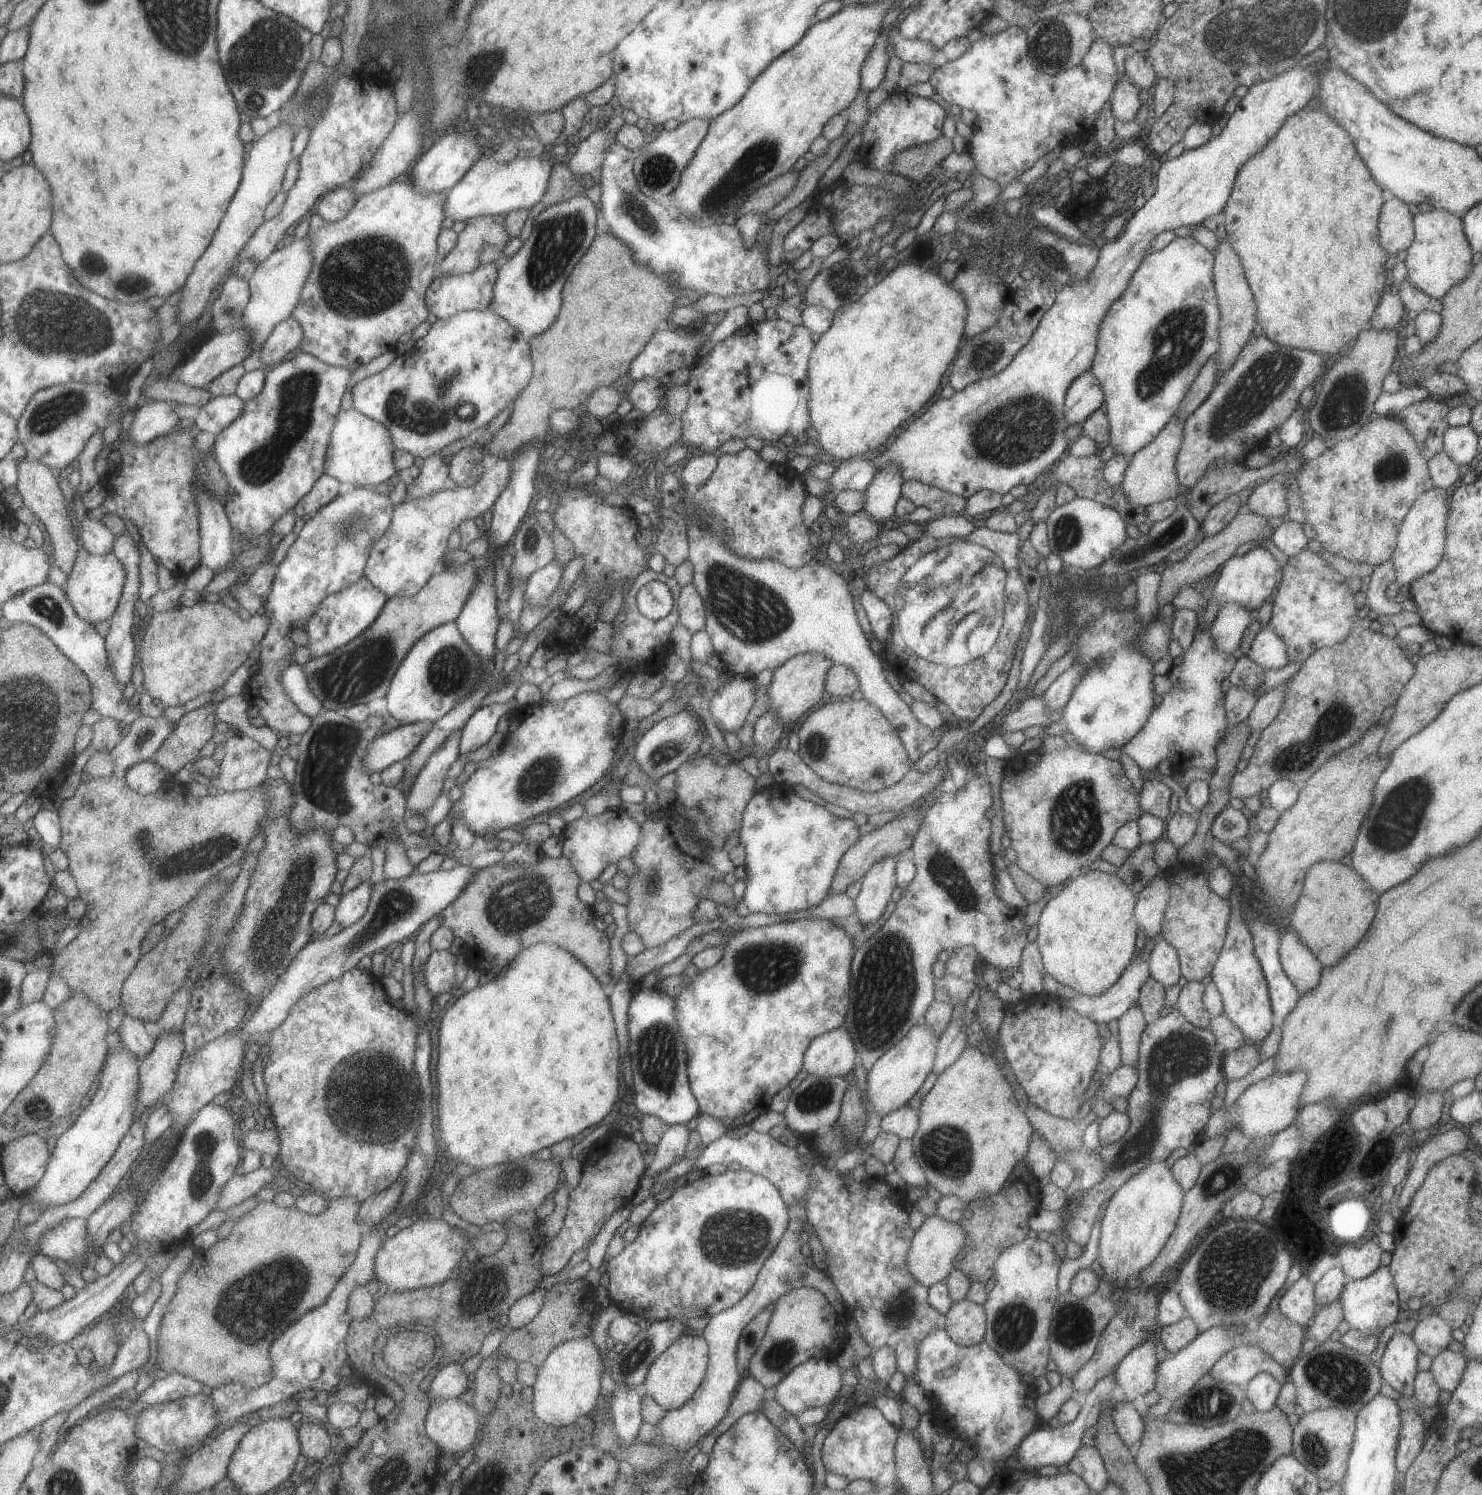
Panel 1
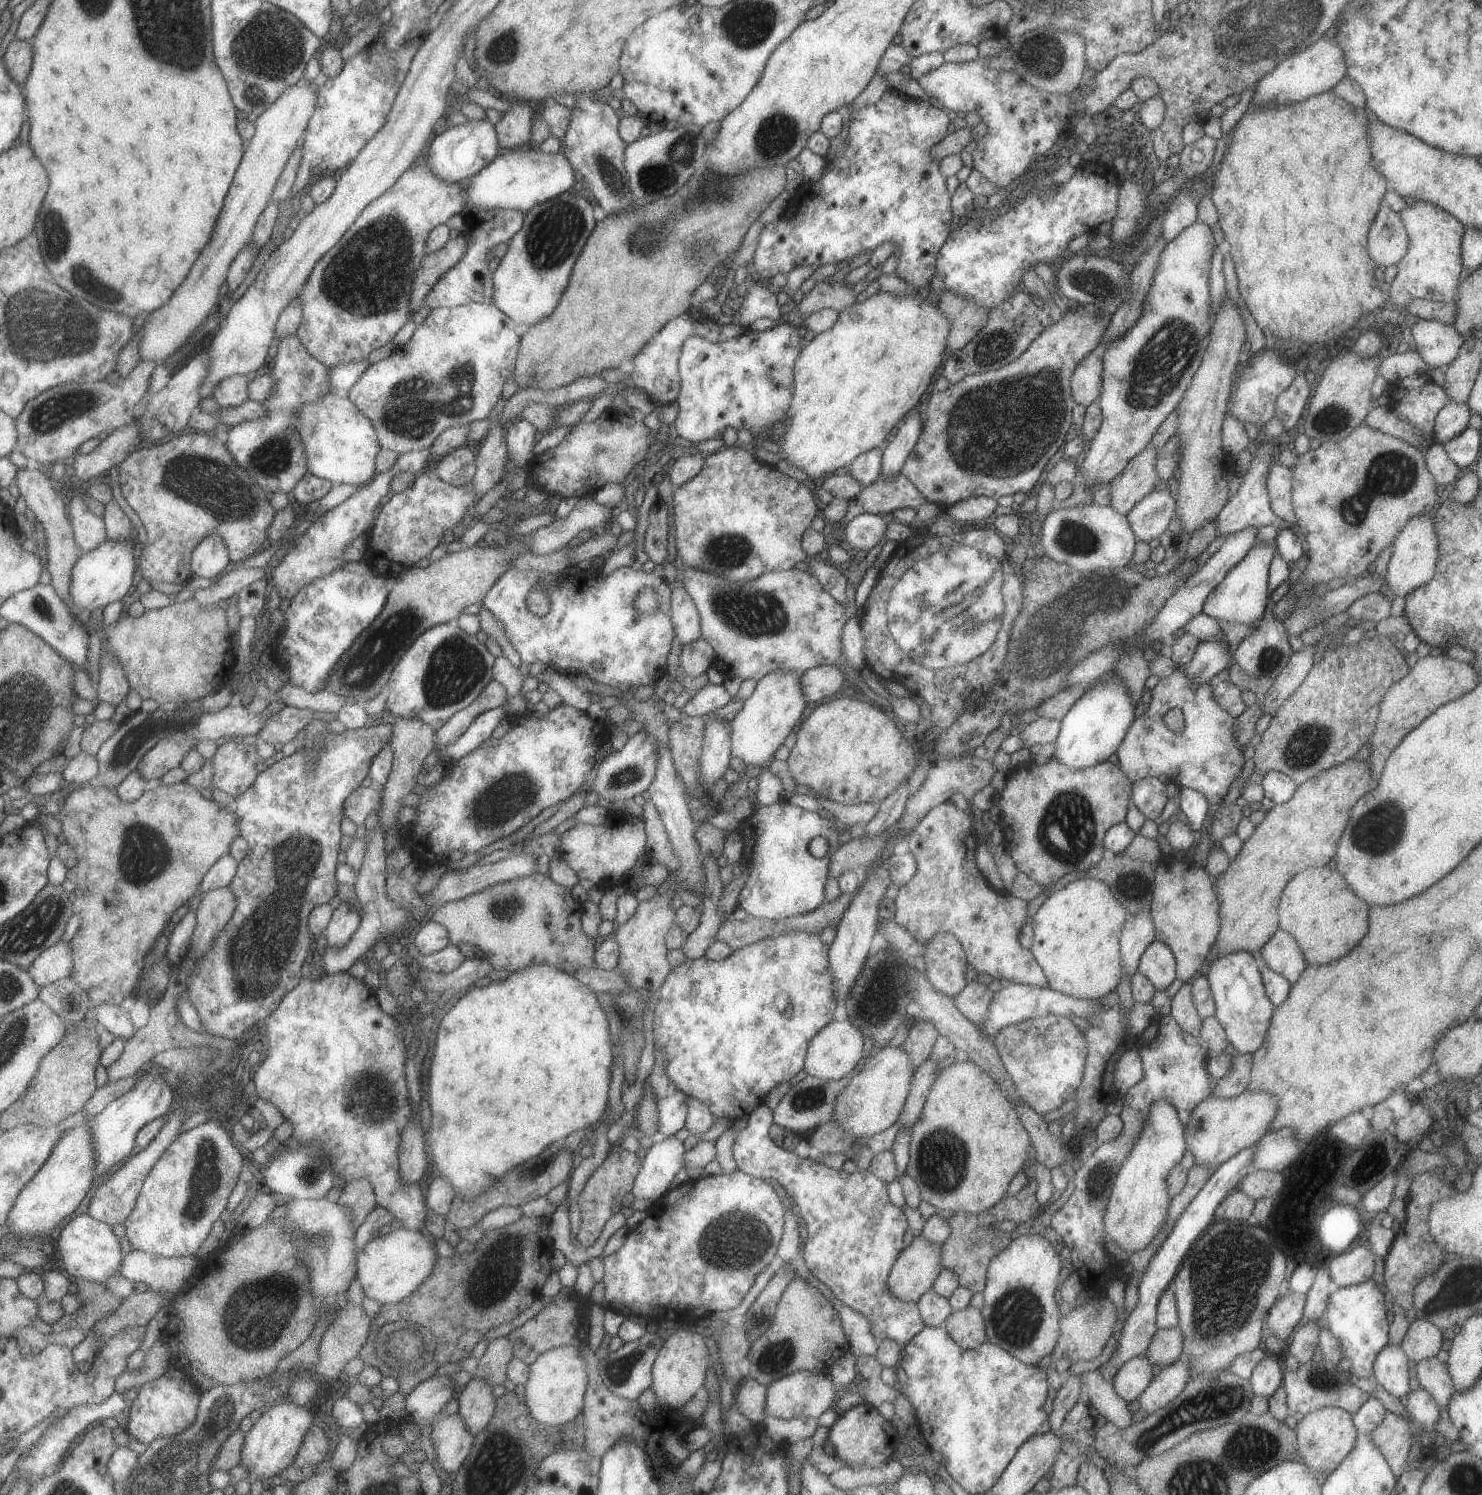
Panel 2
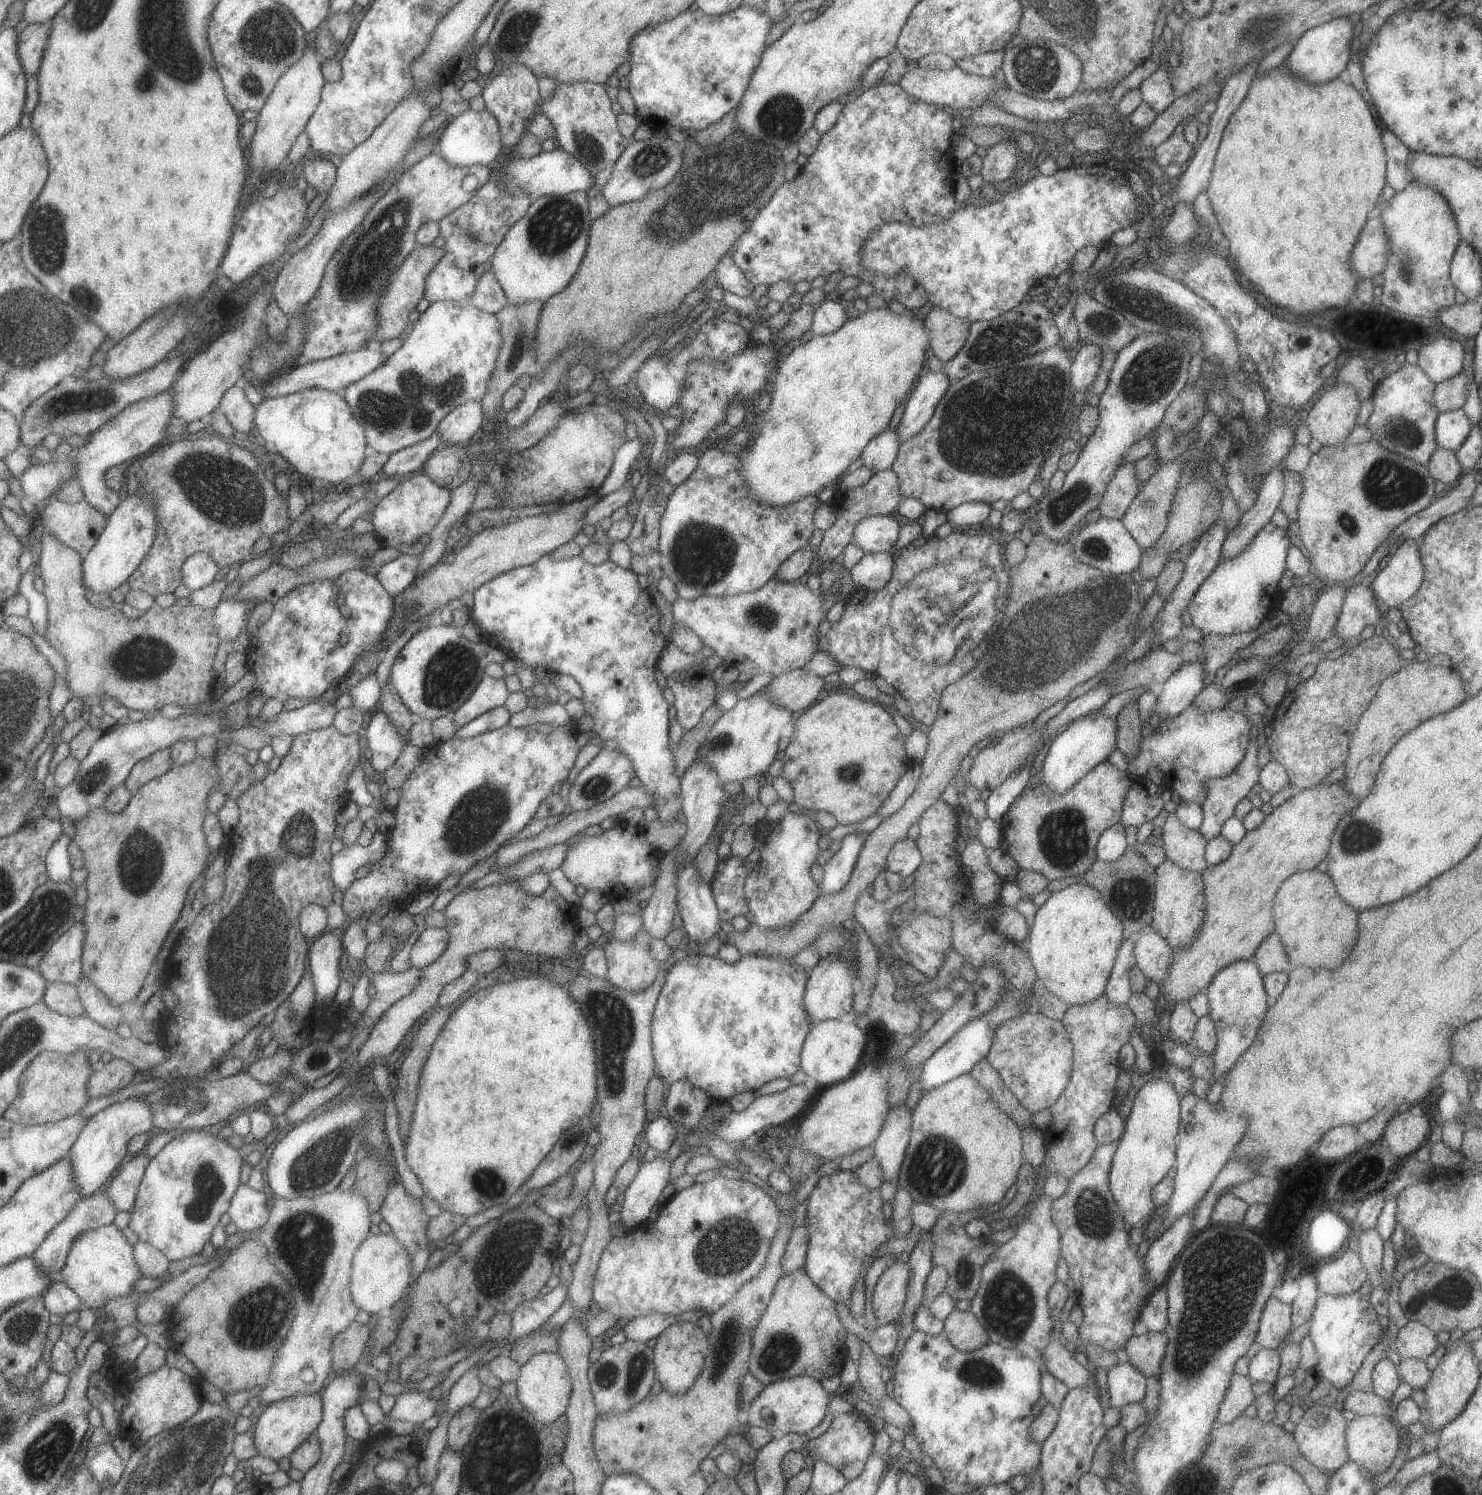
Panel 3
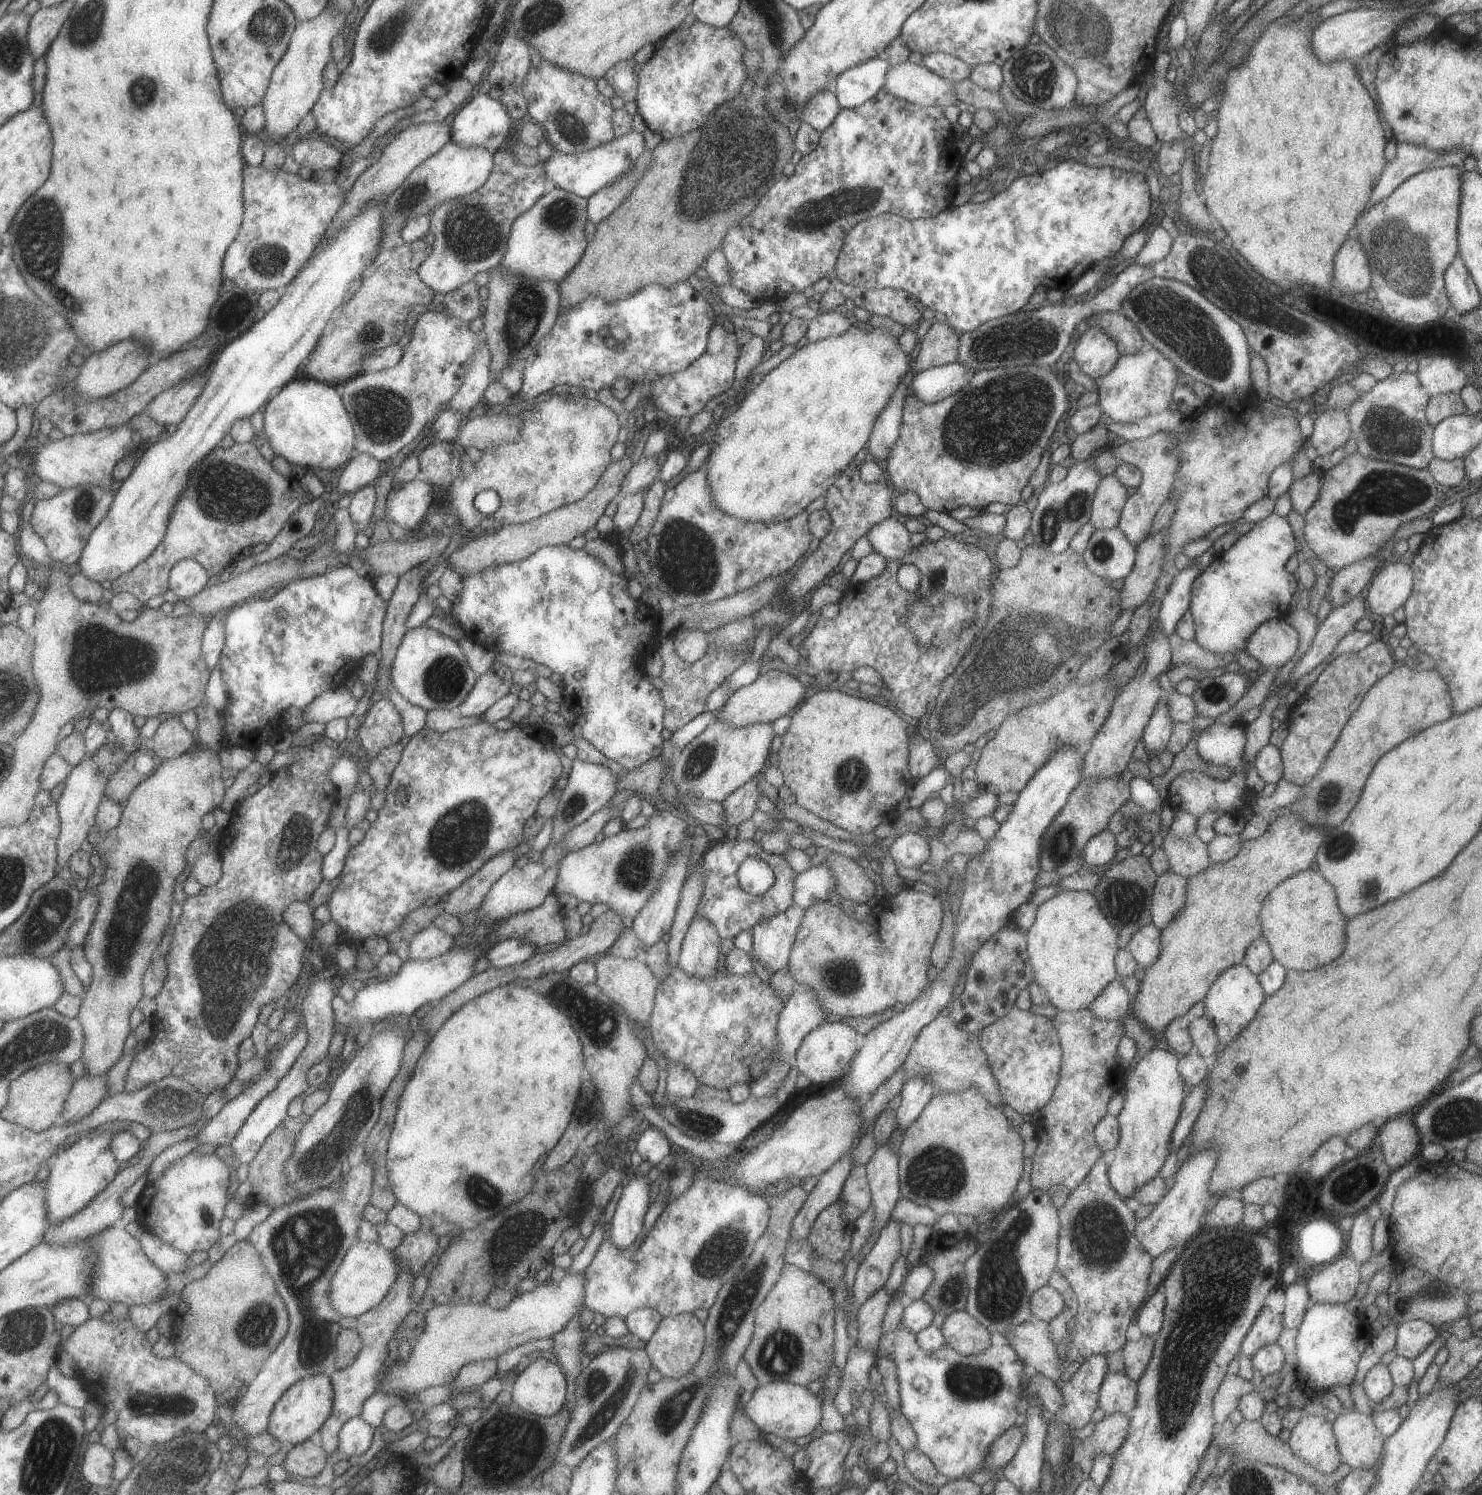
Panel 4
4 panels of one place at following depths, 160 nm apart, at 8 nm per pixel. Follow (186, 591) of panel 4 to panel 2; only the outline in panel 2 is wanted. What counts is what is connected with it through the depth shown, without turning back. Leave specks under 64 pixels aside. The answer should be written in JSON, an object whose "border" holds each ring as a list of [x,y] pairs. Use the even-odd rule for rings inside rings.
{"border":[[[212,533],[194,551],[193,572],[196,576],[215,581],[220,578],[221,574],[224,574],[224,570],[232,561],[227,540],[220,533]]]}

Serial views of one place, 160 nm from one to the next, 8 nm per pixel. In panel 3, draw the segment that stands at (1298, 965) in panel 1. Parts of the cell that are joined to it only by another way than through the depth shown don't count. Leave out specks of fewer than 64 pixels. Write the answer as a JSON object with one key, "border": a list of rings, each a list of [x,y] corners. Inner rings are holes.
{"border":[[[1270,934],[1256,950],[1252,959],[1263,975],[1274,972],[1288,972],[1290,960],[1278,934]]]}

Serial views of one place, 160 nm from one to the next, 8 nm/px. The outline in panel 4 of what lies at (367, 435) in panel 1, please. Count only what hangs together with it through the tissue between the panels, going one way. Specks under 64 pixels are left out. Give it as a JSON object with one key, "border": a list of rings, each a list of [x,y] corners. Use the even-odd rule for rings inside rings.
{"border":[[[314,378],[292,381],[284,389],[276,393],[264,408],[264,433],[274,452],[288,460],[290,464],[305,466],[309,471],[332,470],[340,475],[340,468],[346,466],[357,453],[357,430],[346,406],[343,393],[336,390],[335,385]]]}

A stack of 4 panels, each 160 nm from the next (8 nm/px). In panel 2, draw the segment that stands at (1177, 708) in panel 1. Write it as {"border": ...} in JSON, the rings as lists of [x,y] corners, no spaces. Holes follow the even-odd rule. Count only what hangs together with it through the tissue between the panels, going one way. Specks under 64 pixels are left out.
{"border":[[[1177,667],[1166,678],[1160,678],[1152,690],[1150,704],[1132,723],[1116,752],[1119,766],[1132,782],[1164,773],[1180,787],[1202,792],[1210,806],[1217,807],[1224,802],[1235,776],[1244,766],[1245,750],[1233,739],[1235,718],[1218,704],[1212,685],[1196,684],[1183,667]],[[1174,708],[1183,712],[1183,734],[1175,734],[1164,723],[1164,714]]]}

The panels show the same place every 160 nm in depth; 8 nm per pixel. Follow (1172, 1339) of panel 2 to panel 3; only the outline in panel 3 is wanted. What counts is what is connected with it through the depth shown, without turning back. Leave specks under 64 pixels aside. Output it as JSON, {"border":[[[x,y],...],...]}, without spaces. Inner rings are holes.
{"border":[[[1148,1331],[1142,1336],[1131,1337],[1125,1345],[1128,1360],[1138,1372],[1145,1377],[1160,1375],[1162,1360],[1166,1354],[1168,1336],[1166,1332],[1154,1333]]]}

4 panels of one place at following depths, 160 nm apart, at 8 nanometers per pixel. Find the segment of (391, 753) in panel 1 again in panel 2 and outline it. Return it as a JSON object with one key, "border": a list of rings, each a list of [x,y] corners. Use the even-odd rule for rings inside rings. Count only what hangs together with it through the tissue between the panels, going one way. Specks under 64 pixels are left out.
{"border":[[[382,723],[373,727],[362,727],[361,729],[350,730],[342,728],[340,734],[334,734],[329,738],[329,746],[320,749],[321,761],[312,765],[305,757],[305,747],[299,746],[299,750],[289,757],[285,757],[281,761],[274,763],[270,768],[264,771],[256,781],[256,784],[246,792],[245,795],[234,799],[236,812],[241,816],[241,829],[243,830],[243,838],[250,844],[246,858],[241,861],[236,880],[230,887],[238,895],[239,907],[232,919],[232,922],[226,927],[226,930],[217,938],[214,948],[205,955],[205,958],[199,963],[199,966],[191,976],[189,982],[190,998],[197,1007],[202,1023],[204,1024],[204,1033],[212,1034],[215,1039],[220,1036],[229,1039],[244,1039],[254,1024],[259,1024],[260,1020],[269,1018],[274,1012],[282,1006],[286,995],[293,991],[304,979],[305,964],[310,960],[312,953],[312,942],[315,935],[311,928],[311,916],[315,908],[327,905],[338,896],[339,881],[337,872],[340,868],[340,848],[342,848],[342,840],[344,840],[344,832],[342,832],[342,820],[345,818],[345,802],[352,796],[355,790],[358,790],[364,780],[371,776],[373,764],[378,756],[382,754],[389,743],[392,743],[395,737],[395,724]]]}

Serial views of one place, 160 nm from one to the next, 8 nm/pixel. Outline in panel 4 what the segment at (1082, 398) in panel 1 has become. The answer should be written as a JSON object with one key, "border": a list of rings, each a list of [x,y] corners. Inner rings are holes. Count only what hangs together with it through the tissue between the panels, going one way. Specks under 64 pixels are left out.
{"border":[[[1090,326],[1084,328],[1085,331],[1077,342],[1073,357],[1078,361],[1082,372],[1099,381],[1114,368],[1121,354],[1116,343],[1103,329]]]}

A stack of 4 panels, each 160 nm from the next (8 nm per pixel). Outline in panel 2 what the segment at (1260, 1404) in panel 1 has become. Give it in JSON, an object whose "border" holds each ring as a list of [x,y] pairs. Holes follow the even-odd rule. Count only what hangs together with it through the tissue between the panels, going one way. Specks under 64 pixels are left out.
{"border":[[[1267,1352],[1267,1355],[1254,1368],[1251,1376],[1254,1396],[1270,1398],[1283,1384],[1283,1360]]]}

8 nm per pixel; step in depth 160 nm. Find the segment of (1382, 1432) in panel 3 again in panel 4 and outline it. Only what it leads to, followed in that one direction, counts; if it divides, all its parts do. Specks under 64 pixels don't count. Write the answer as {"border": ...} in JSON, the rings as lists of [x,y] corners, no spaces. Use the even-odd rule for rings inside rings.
{"border":[[[1358,1410],[1338,1413],[1333,1431],[1343,1464],[1350,1469],[1371,1469],[1379,1464],[1385,1437],[1376,1428],[1372,1414]]]}

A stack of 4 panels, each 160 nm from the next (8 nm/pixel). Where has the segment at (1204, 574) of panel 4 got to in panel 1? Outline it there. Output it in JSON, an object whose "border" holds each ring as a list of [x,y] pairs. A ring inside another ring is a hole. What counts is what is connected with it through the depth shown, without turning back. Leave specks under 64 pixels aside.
{"border":[[[1258,544],[1243,556],[1231,556],[1226,564],[1223,564],[1219,575],[1213,589],[1212,599],[1217,600],[1220,608],[1228,603],[1238,603],[1256,610],[1270,600],[1280,586],[1283,579],[1283,568],[1280,567],[1280,564],[1268,549]]]}

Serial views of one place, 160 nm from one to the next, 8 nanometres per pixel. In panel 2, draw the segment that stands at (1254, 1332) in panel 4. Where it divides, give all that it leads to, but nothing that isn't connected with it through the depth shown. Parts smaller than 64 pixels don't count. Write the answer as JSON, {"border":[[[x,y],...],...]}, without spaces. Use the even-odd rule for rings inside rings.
{"border":[[[1290,1291],[1279,1296],[1267,1316],[1266,1324],[1272,1333],[1282,1340],[1289,1340],[1303,1319],[1306,1301],[1307,1296],[1304,1293]]]}

